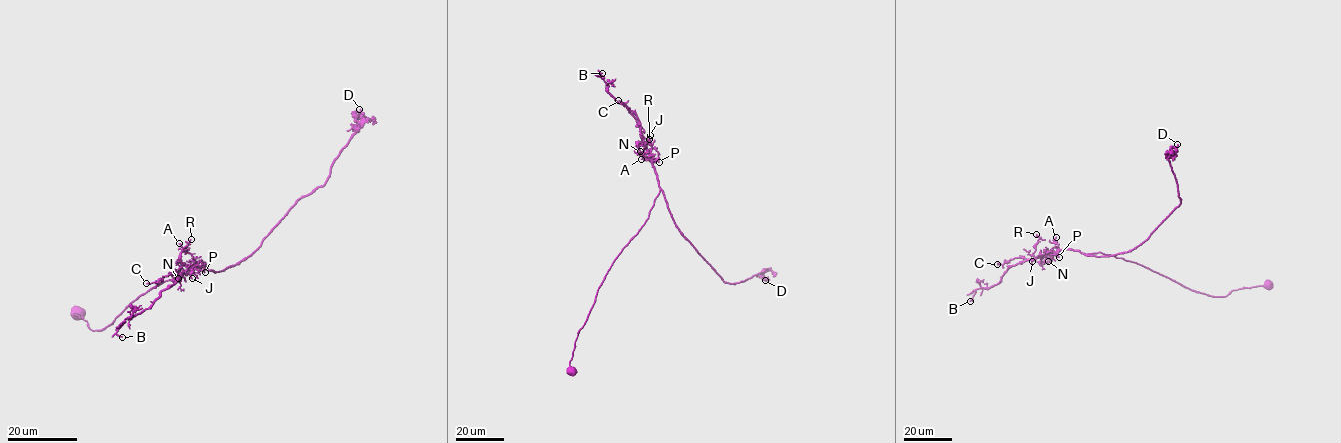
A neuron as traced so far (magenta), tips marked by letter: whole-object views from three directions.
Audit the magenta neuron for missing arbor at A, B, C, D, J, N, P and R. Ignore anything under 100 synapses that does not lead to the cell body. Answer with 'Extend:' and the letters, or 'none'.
Extend: none

